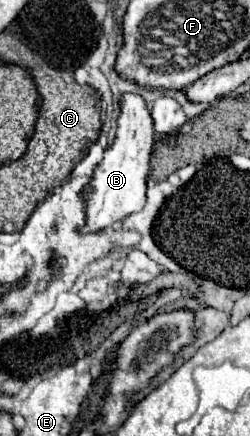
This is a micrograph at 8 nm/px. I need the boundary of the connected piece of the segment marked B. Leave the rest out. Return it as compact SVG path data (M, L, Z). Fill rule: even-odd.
M124 93L120 97L118 131L114 143L104 151L102 161L94 167L92 181L82 189L82 201L86 207L86 223L80 233L98 233L116 223L122 223L128 215L138 213L146 203L146 177L150 171L150 153L154 145L154 119L146 101L136 93Z

